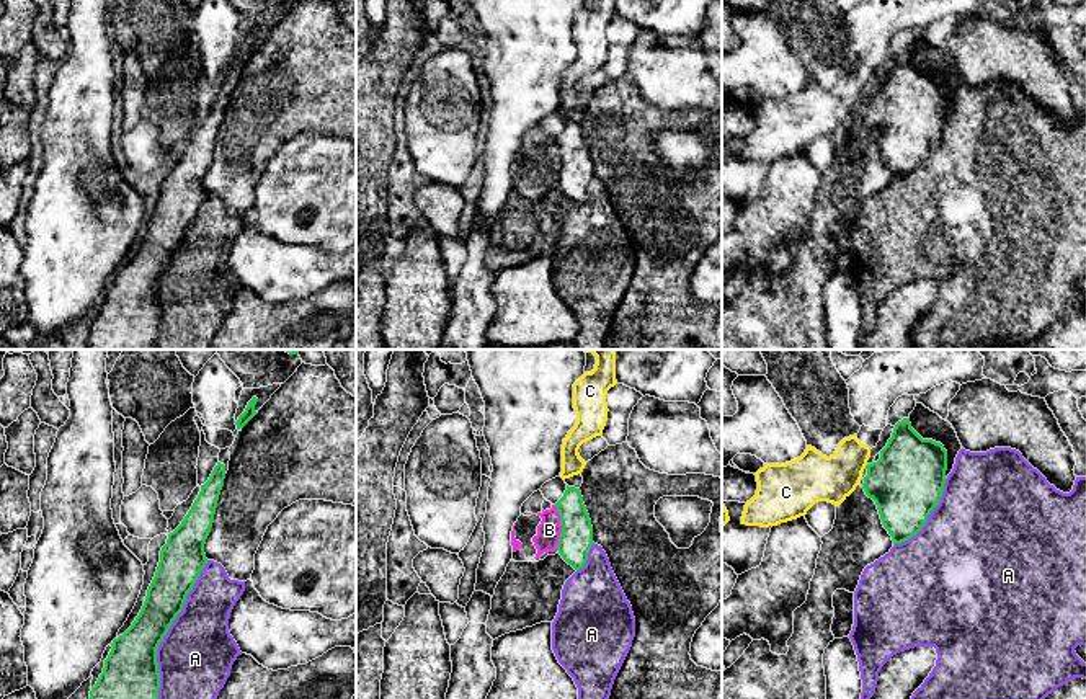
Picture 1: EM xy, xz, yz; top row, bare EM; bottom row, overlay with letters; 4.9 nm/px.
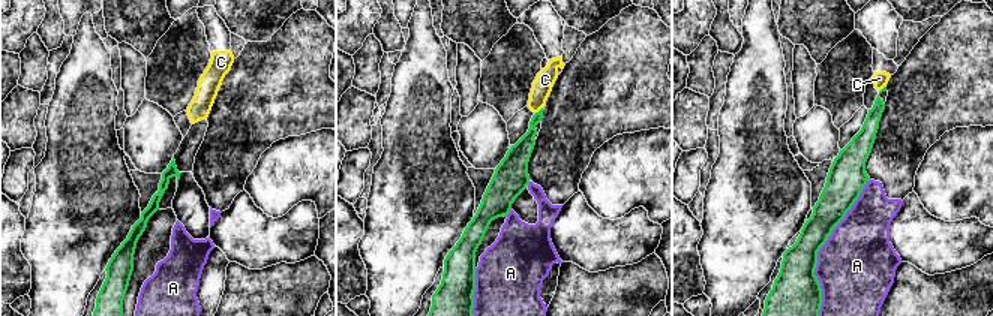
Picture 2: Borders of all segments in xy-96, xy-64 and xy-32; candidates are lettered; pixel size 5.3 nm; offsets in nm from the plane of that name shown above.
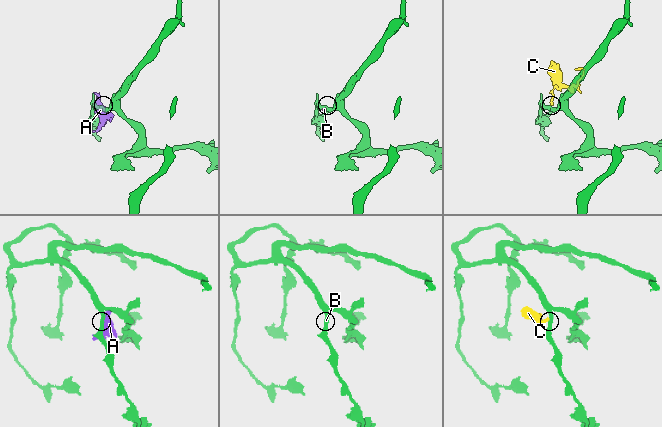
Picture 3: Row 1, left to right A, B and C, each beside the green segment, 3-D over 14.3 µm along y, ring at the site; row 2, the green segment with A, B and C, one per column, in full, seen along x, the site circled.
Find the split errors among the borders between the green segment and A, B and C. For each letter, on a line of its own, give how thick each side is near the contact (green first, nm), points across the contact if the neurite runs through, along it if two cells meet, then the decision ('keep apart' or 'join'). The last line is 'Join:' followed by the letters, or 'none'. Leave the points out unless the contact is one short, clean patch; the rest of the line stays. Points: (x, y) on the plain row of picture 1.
A: 280/360 nm | keep apart
B: 160/120 nm | along xz (554, 139), (560, 160), (557, 183) | keep apart
C: 360/220 nm | across yz (907, 116), (889, 116), (866, 100), (817, 111) | join
Join: C

